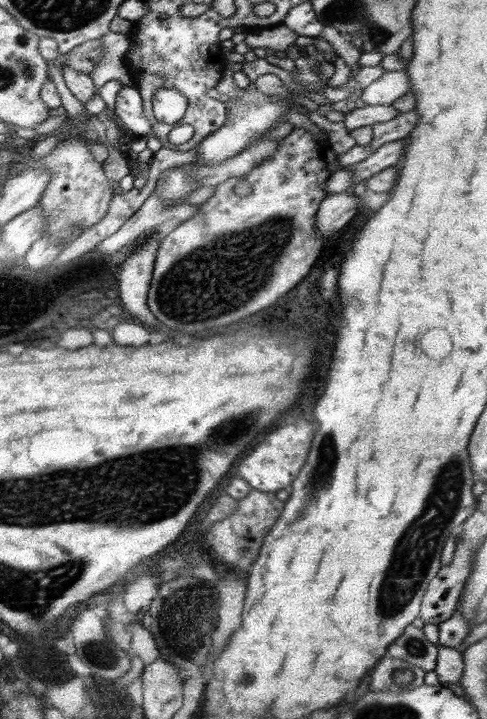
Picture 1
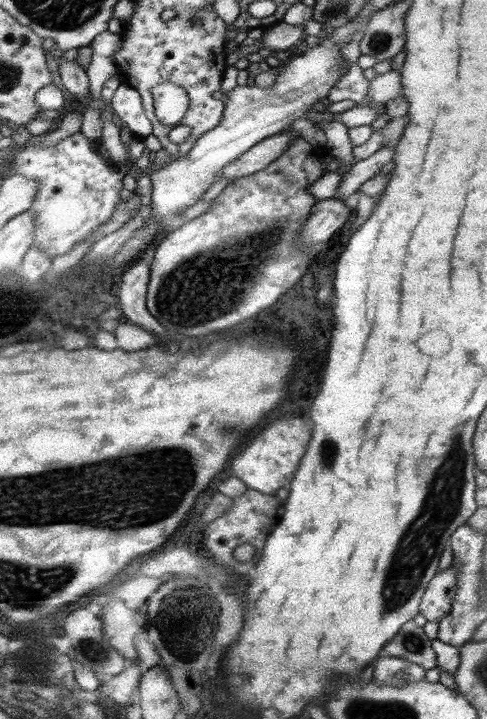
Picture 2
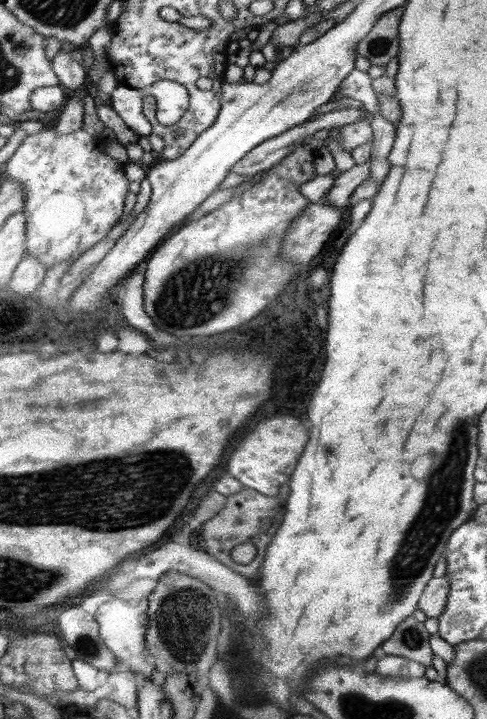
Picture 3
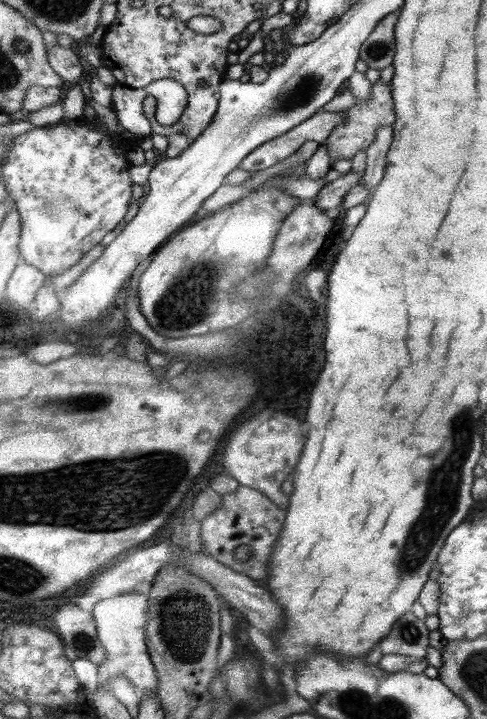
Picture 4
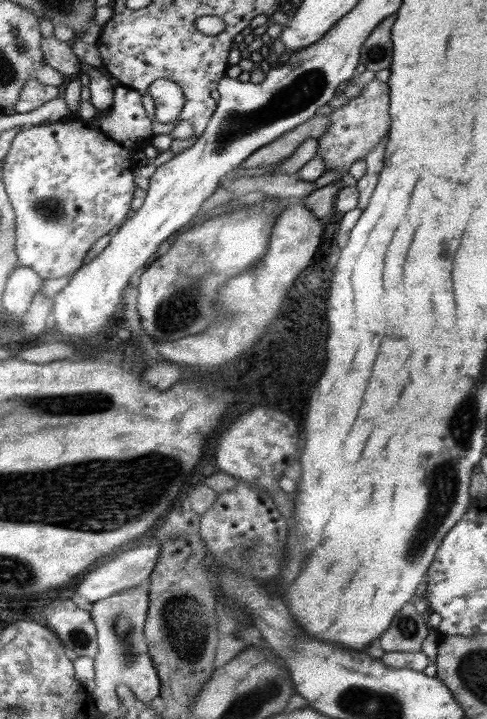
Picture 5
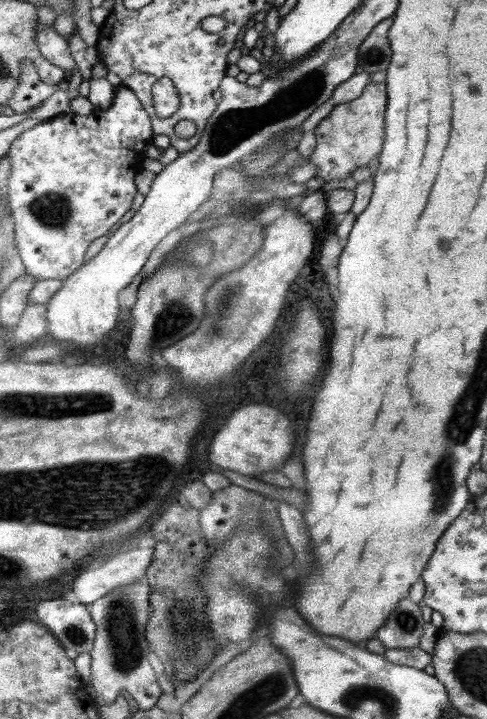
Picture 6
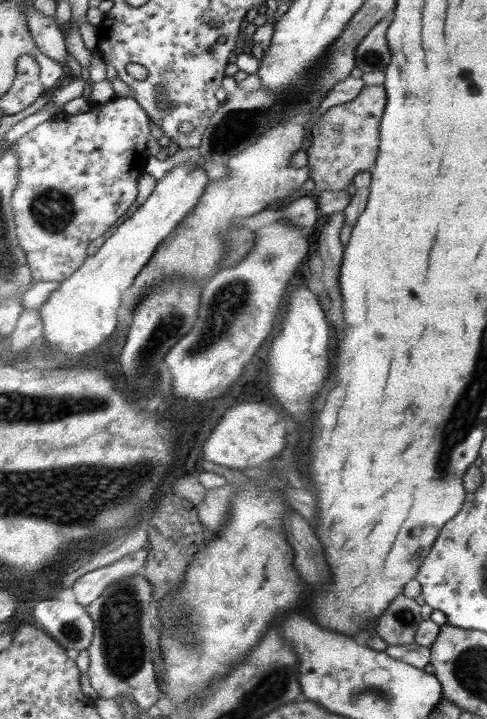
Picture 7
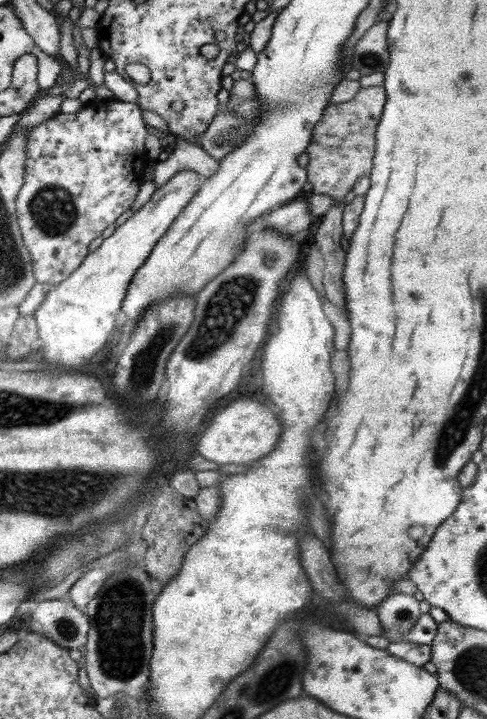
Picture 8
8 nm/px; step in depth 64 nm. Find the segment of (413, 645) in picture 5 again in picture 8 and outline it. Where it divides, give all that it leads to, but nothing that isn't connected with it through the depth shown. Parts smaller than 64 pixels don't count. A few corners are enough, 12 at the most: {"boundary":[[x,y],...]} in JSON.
{"boundary":[[390,593],[378,605],[382,636],[406,640],[420,617],[414,595]]}

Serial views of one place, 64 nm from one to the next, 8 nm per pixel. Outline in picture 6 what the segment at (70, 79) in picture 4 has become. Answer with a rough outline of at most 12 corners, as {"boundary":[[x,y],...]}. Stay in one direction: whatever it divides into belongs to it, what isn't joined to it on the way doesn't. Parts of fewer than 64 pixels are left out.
{"boundary":[[38,20],[36,42],[44,58],[64,70],[77,68],[69,37]]}

